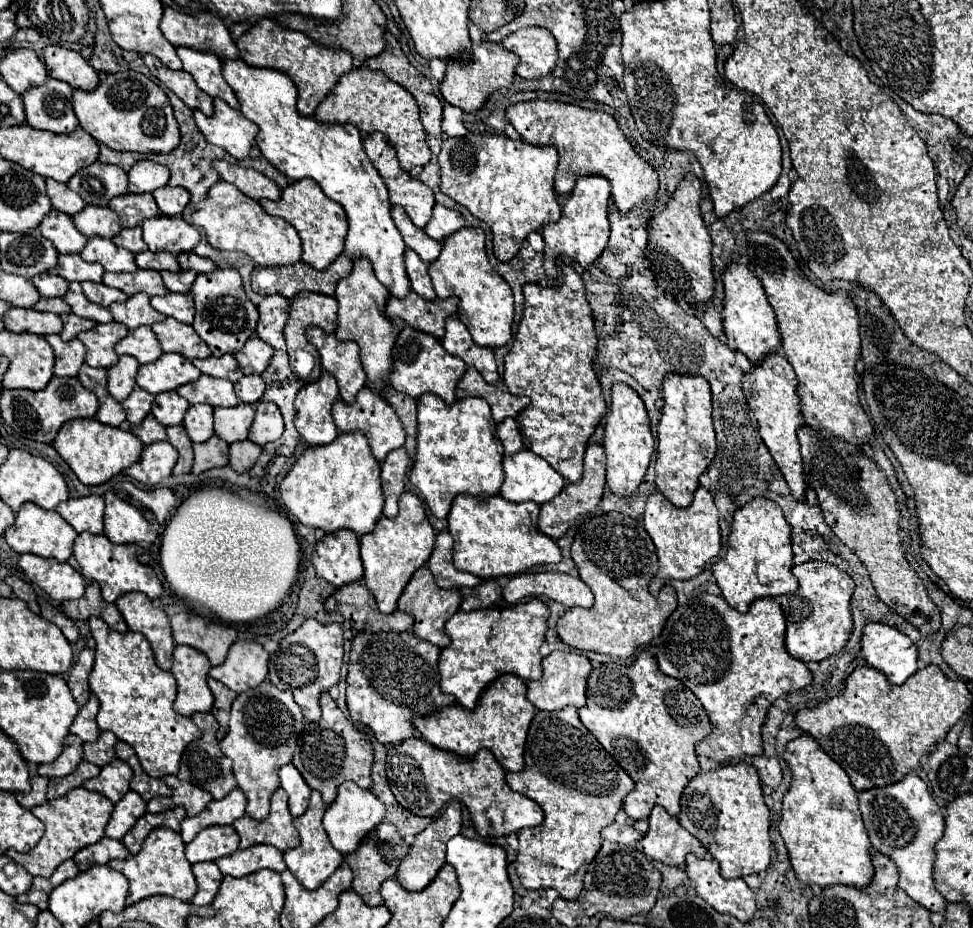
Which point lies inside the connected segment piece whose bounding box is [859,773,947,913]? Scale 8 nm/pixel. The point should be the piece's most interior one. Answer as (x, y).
(904, 823)

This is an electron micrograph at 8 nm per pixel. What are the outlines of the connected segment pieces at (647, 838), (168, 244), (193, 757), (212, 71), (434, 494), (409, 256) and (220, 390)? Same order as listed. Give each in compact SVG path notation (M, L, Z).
M661 805L653 807L649 815L649 831L637 843L637 849L649 859L673 867L683 867L687 853L695 853L697 857L705 857L707 853L697 837L685 831Z
M157 215L145 219L141 227L143 227L143 239L153 253L169 251L177 255L181 251L193 251L201 239L197 227L189 225L181 215L177 217Z
M195 713L193 717L193 723L203 731L203 737L189 743L187 749L183 751L183 757L181 757L181 767L179 767L179 773L177 777L183 779L183 781L189 781L191 785L197 785L205 791L209 791L215 799L223 799L229 791L235 789L235 777L231 773L231 761L229 757L225 757L219 749L219 741L215 737L219 725L217 725L217 719L211 715L211 713Z
M177 47L177 55L183 61L183 69L189 71L195 79L195 83L211 97L221 97L229 103L229 107L239 109L237 95L231 91L229 83L223 77L221 59L217 59L213 53L201 53L185 47Z
M425 393L417 399L417 457L409 475L411 485L423 495L431 513L437 519L445 519L451 503L457 495L467 493L473 497L491 497L499 495L499 487L503 485L503 445L497 439L497 423L491 417L491 409L485 399L469 397L463 401L455 401L453 405L445 405L445 401L433 393Z
M411 249L405 251L405 265L407 265L407 275L411 281L411 287L417 295L425 297L427 301L433 301L437 295L433 291L431 285L431 277L427 273L427 265L417 257L417 253L413 253Z
M201 375L197 381L189 385L181 385L177 393L187 399L191 405L195 403L207 403L211 407L235 407L239 403L233 383L225 379L215 379L209 375Z

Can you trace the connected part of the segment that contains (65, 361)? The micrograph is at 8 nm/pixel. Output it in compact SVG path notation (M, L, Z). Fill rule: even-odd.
M47 335L45 341L55 351L55 375L77 377L79 367L83 365L83 357L85 357L85 345L79 339L61 341L59 335Z

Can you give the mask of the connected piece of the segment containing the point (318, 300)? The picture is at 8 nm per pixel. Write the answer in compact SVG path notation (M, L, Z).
M303 291L297 297L289 301L289 321L285 325L285 341L287 341L287 351L293 355L297 349L309 351L315 359L319 359L317 349L307 341L305 331L307 327L315 325L321 327L323 331L333 333L337 327L337 299L319 295L319 293L309 293Z

